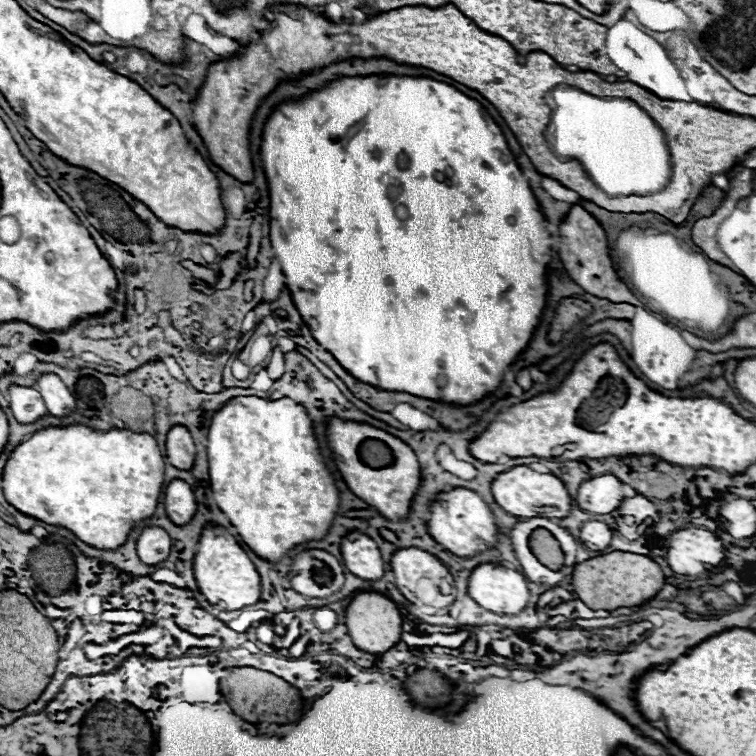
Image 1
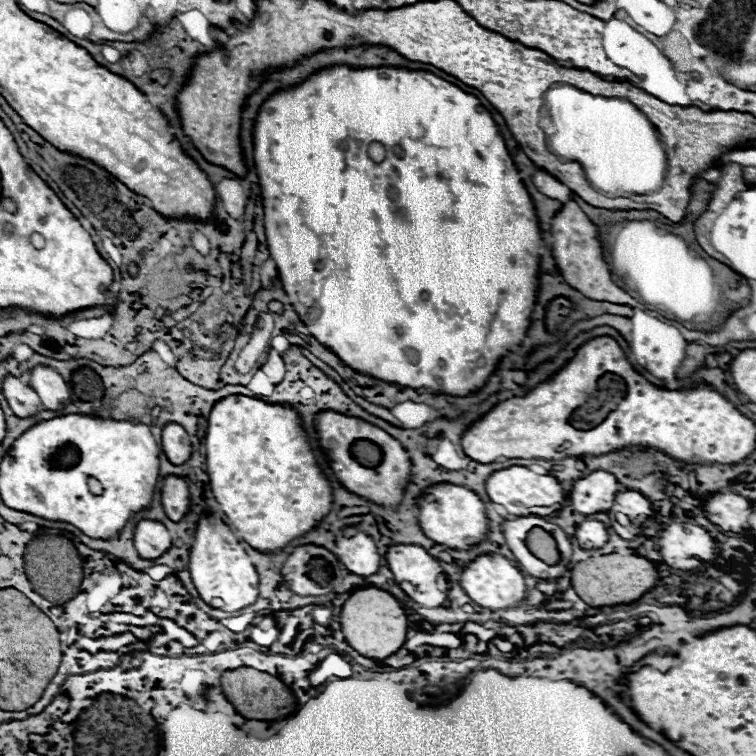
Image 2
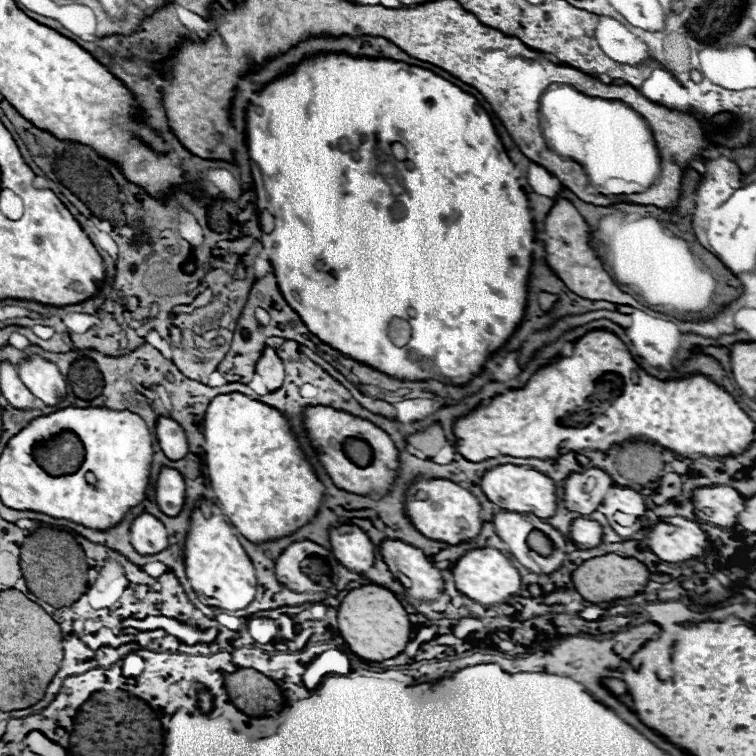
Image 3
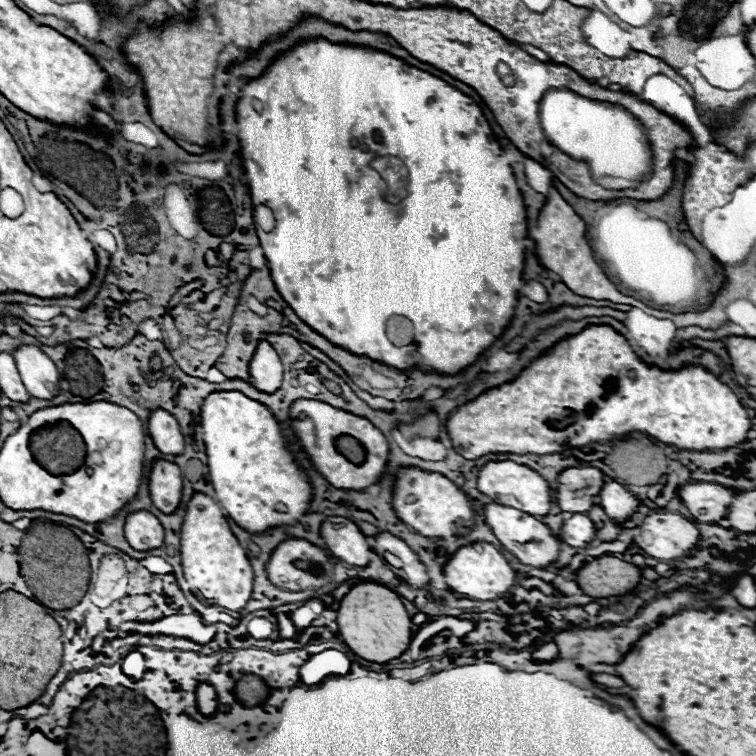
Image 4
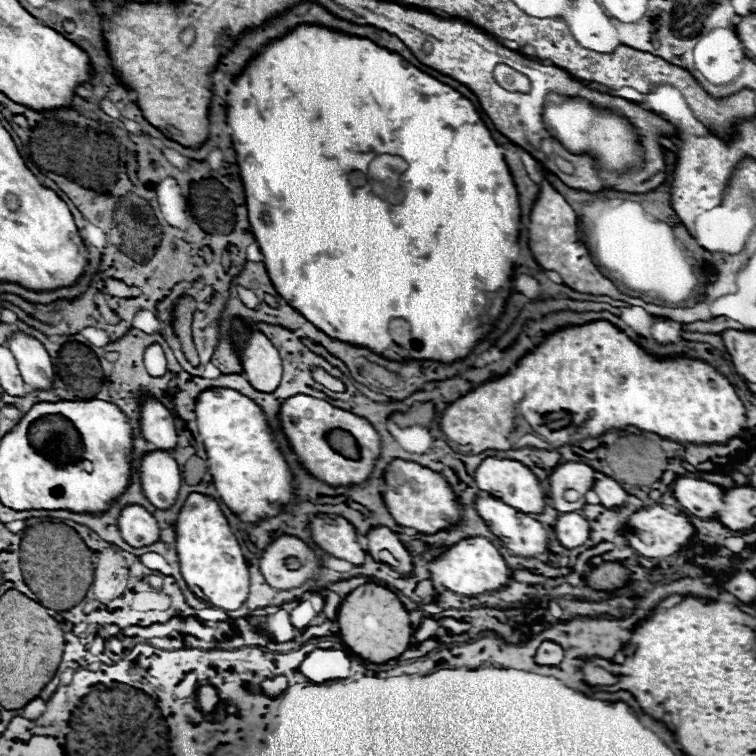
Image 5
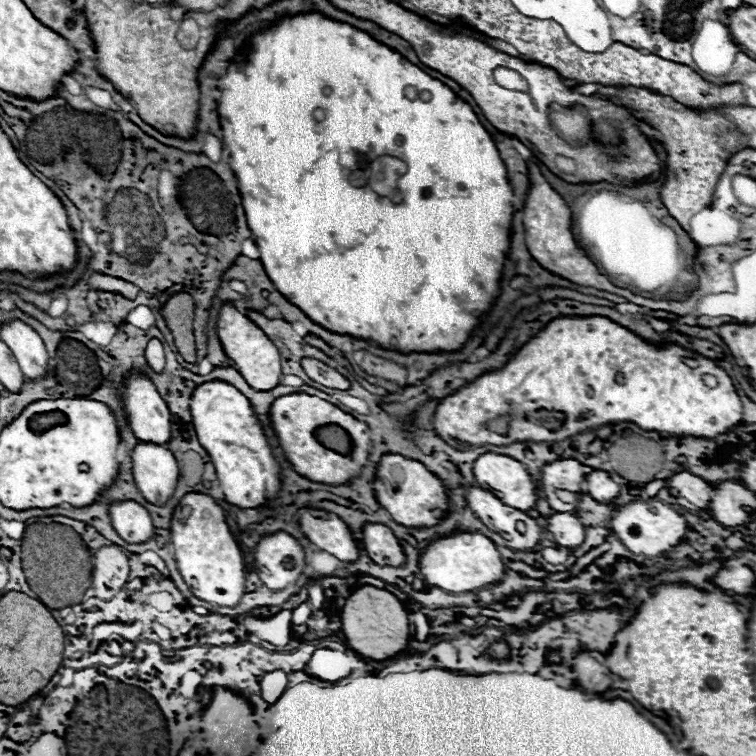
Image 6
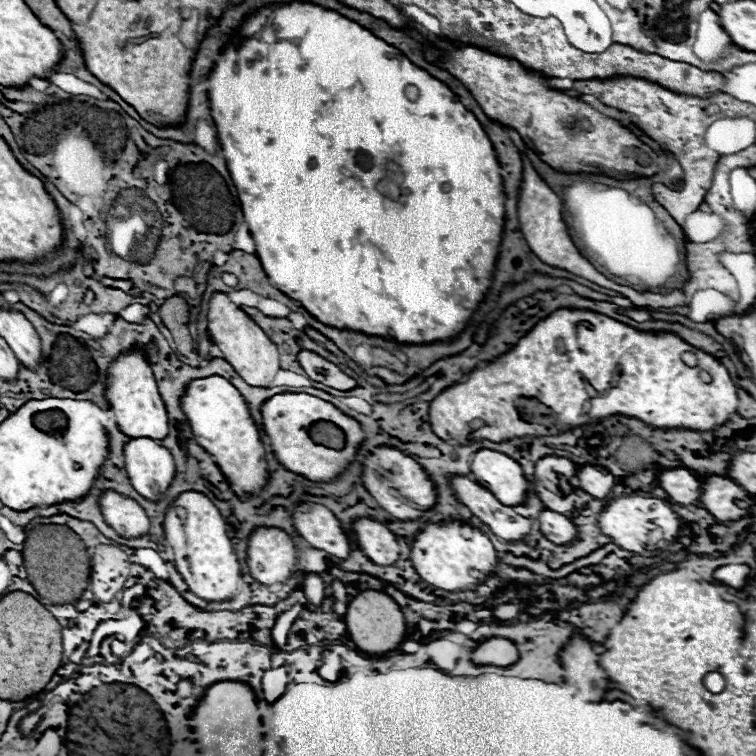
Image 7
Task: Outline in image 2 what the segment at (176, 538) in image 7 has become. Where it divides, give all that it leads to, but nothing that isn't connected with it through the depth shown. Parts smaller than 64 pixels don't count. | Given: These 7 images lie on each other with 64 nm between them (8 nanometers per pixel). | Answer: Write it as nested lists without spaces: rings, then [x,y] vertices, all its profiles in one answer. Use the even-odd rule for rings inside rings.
[[[204,516],[198,522],[196,538],[192,542],[190,554],[190,574],[192,582],[200,594],[200,598],[212,608],[220,608],[224,612],[234,612],[246,608],[258,598],[258,572],[250,562],[250,556],[240,546],[238,538],[232,530],[216,516]]]

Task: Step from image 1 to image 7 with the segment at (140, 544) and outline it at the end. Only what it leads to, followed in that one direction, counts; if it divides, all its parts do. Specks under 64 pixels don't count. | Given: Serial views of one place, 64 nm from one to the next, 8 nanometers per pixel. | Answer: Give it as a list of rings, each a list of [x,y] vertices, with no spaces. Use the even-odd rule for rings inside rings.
[[[104,492],[100,498],[102,514],[108,526],[112,526],[122,538],[142,538],[150,530],[150,518],[144,508],[116,492]]]

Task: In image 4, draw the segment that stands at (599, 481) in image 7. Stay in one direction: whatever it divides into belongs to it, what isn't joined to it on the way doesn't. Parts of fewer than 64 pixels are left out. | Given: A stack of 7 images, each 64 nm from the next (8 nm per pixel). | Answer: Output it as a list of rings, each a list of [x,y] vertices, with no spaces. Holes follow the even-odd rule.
[[[612,480],[604,484],[598,506],[608,514],[608,518],[612,518],[614,522],[622,522],[636,514],[638,504],[640,504],[640,498],[636,494],[632,494],[628,488]]]

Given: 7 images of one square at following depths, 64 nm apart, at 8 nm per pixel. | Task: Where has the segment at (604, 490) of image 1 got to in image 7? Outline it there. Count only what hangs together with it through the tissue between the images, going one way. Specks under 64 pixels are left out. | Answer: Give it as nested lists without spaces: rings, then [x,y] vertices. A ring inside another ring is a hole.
[[[540,458],[534,472],[534,492],[548,510],[566,514],[572,506],[576,484],[576,464],[568,458]]]

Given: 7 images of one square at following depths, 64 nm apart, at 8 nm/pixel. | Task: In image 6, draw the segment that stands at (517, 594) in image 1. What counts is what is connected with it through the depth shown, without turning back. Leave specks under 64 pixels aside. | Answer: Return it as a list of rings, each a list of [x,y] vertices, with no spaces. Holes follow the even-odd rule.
[[[476,532],[476,534],[456,534],[444,540],[430,542],[420,552],[420,570],[428,584],[438,586],[446,592],[464,594],[464,592],[476,592],[480,588],[488,588],[490,584],[498,584],[506,572],[506,566],[494,542],[484,534]]]

